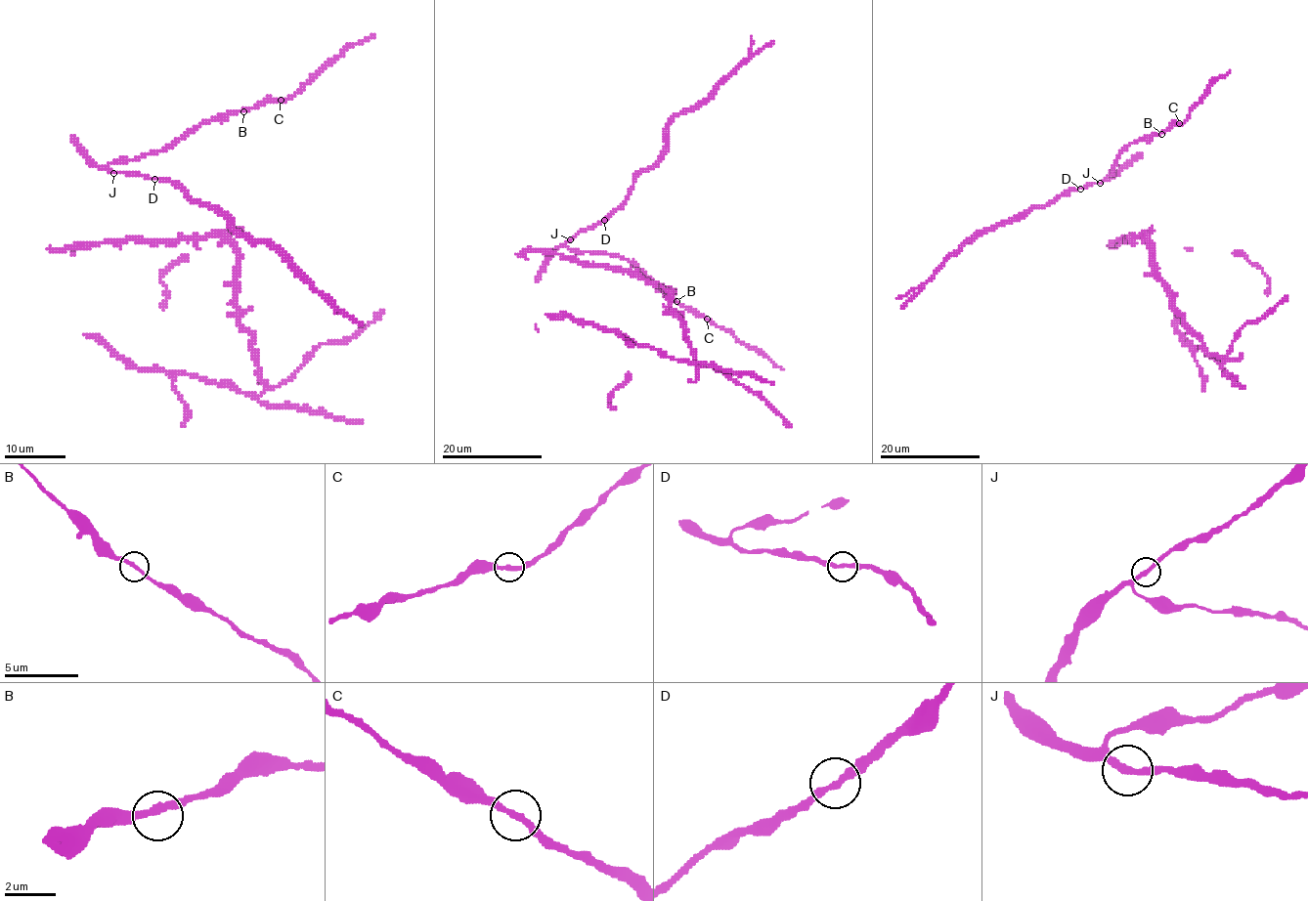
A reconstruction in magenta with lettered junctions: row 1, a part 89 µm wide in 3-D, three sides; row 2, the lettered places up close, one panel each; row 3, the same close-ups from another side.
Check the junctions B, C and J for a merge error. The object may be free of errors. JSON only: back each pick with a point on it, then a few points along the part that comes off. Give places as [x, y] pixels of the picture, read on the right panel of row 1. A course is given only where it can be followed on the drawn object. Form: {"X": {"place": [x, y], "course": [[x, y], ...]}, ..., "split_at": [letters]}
{"split_at": []}

